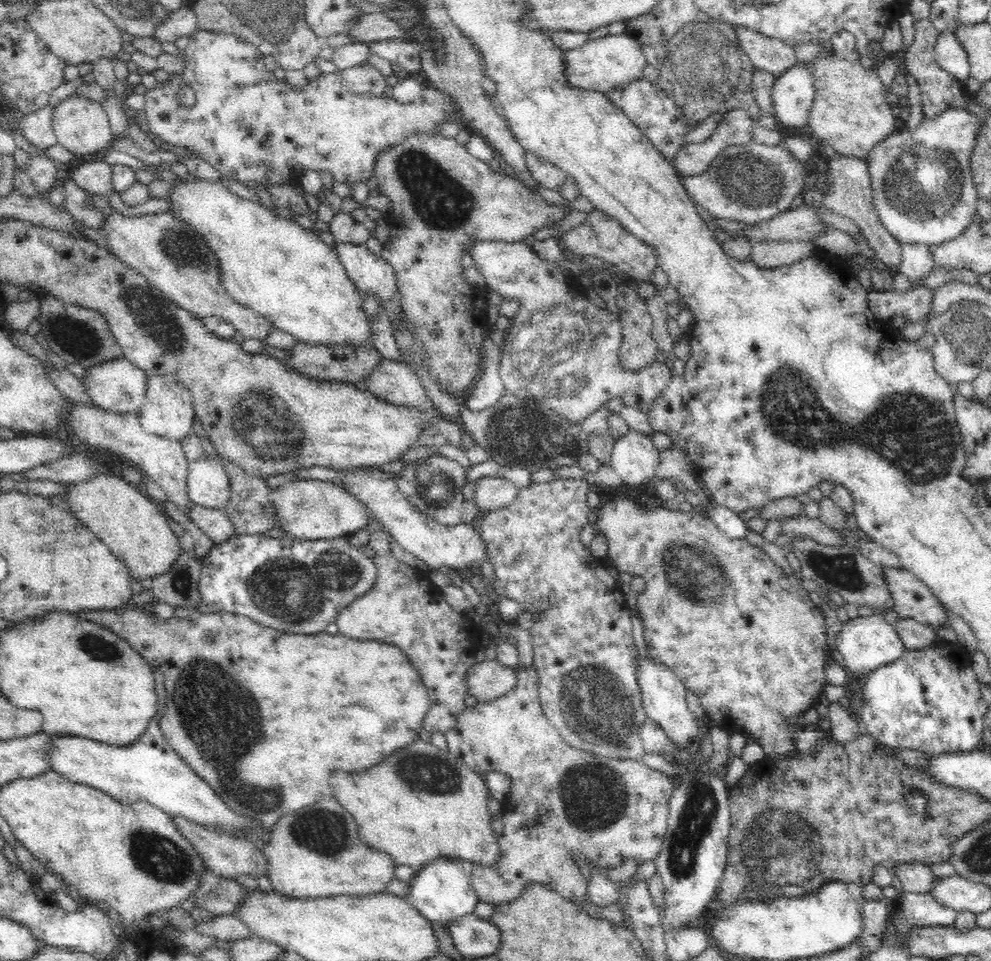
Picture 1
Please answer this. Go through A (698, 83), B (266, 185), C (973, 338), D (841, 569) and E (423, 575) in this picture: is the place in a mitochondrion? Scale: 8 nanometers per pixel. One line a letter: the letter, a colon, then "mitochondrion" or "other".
A: mitochondrion
B: other
C: mitochondrion
D: mitochondrion
E: other

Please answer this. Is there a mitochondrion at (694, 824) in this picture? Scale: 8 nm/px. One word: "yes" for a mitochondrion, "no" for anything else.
yes

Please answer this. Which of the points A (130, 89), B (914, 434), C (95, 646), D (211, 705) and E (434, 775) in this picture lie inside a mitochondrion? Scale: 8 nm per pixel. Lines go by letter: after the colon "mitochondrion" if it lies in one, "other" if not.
A: other
B: mitochondrion
C: mitochondrion
D: mitochondrion
E: mitochondrion

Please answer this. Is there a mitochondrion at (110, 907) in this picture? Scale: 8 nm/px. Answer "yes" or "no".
no

